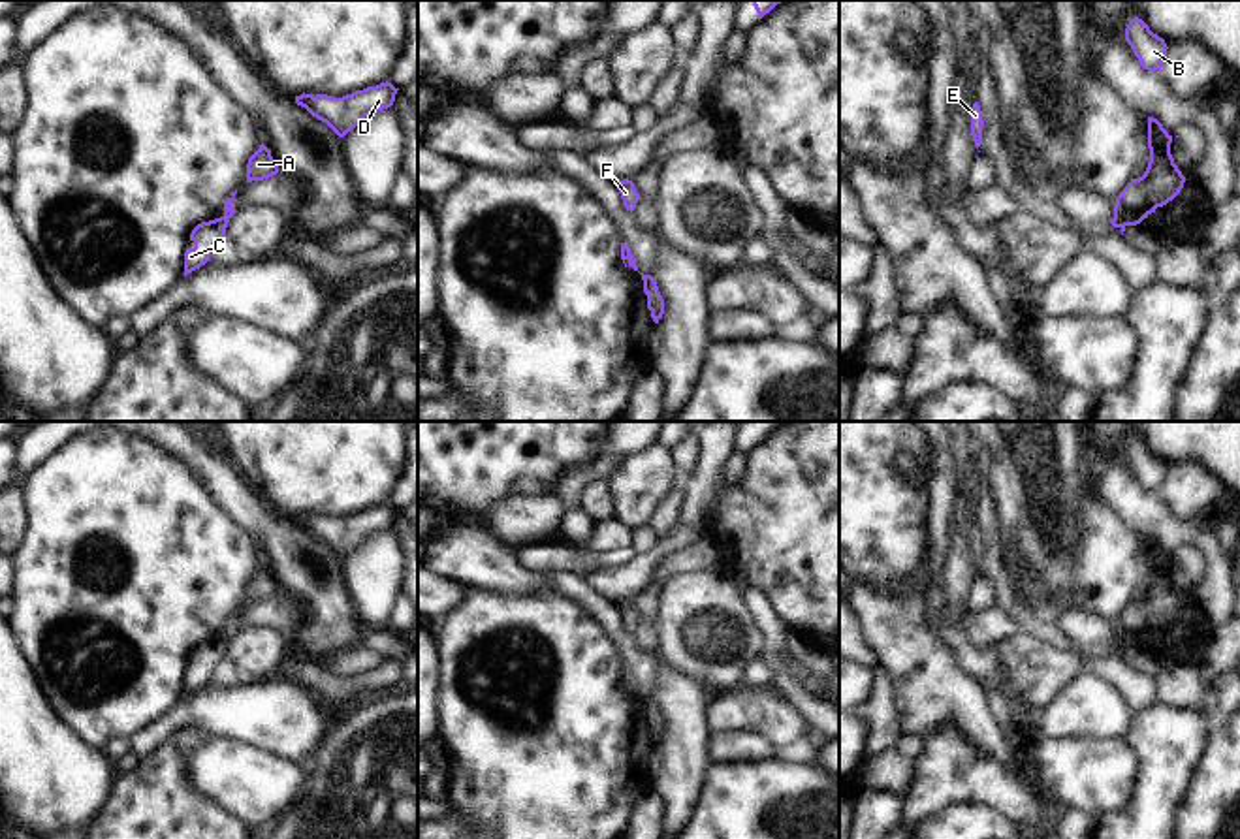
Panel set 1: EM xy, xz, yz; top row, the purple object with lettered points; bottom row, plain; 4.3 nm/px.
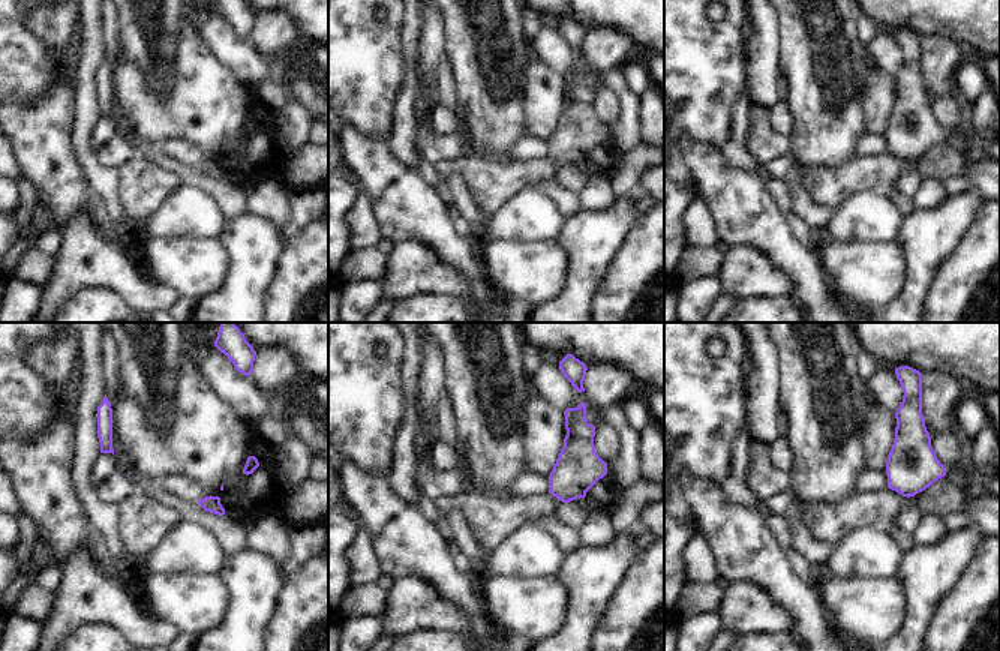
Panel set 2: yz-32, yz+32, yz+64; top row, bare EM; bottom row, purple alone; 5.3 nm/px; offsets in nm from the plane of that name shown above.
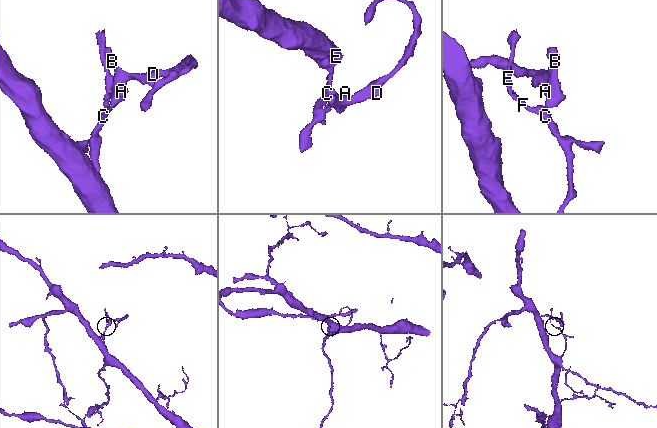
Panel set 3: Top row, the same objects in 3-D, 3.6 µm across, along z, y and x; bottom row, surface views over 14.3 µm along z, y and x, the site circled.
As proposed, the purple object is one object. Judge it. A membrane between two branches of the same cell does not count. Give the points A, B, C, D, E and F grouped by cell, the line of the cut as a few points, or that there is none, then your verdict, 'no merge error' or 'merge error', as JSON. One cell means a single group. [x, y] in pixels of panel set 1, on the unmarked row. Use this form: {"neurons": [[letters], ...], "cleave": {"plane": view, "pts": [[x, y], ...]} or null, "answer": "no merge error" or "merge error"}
{"neurons": [["A", "B", "D"], ["C", "E", "F"]], "cleave": {"plane": "xz", "pts": [[648, 696], [644, 702]]}, "answer": "merge error"}

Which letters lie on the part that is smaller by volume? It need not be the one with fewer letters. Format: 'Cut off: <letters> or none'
Cut off: A, B, D

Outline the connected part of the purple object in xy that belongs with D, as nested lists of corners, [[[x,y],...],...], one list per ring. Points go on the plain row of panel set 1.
[[[386,502],[342,519],[327,515],[301,515],[295,517],[295,525],[305,529],[318,542],[326,544],[339,559],[344,559],[365,538],[391,529],[397,512],[399,510]]]

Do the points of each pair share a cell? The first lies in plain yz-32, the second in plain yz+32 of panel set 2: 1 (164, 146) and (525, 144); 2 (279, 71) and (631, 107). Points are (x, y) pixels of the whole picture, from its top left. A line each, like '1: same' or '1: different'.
1: same
2: different

